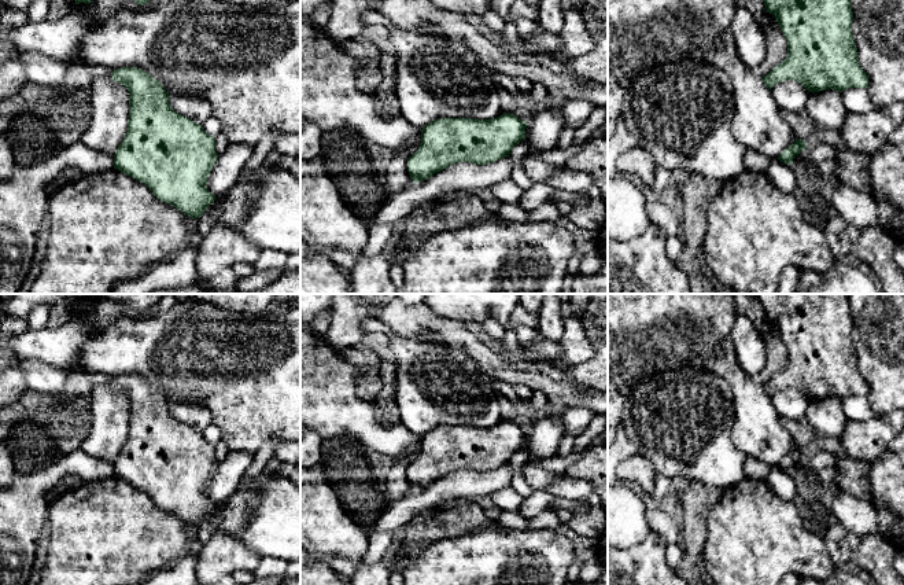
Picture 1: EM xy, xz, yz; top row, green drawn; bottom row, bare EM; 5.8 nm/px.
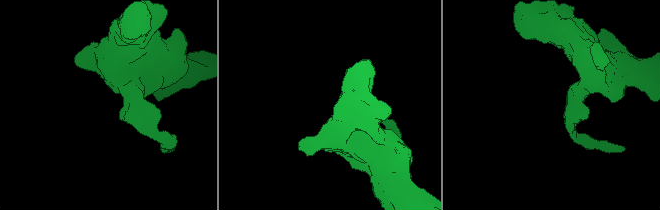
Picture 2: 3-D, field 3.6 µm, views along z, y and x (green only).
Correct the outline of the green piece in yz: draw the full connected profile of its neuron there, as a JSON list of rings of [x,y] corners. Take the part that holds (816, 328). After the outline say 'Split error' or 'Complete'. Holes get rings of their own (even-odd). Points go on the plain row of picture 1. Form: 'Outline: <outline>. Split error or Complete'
Outline: [[[753,294],[761,303],[767,320],[772,321],[787,349],[786,367],[761,387],[768,397],[793,387],[808,400],[867,395],[868,383],[857,367],[852,342],[852,310],[848,294]]]. Complete

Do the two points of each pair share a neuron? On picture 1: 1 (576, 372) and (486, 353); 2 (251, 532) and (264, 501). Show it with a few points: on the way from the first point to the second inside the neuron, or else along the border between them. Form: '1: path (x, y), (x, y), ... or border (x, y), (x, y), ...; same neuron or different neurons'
1: border (554, 361), (567, 374), (590, 387); different neurons
2: path (258, 525), (264, 519), (264, 508); same neuron

